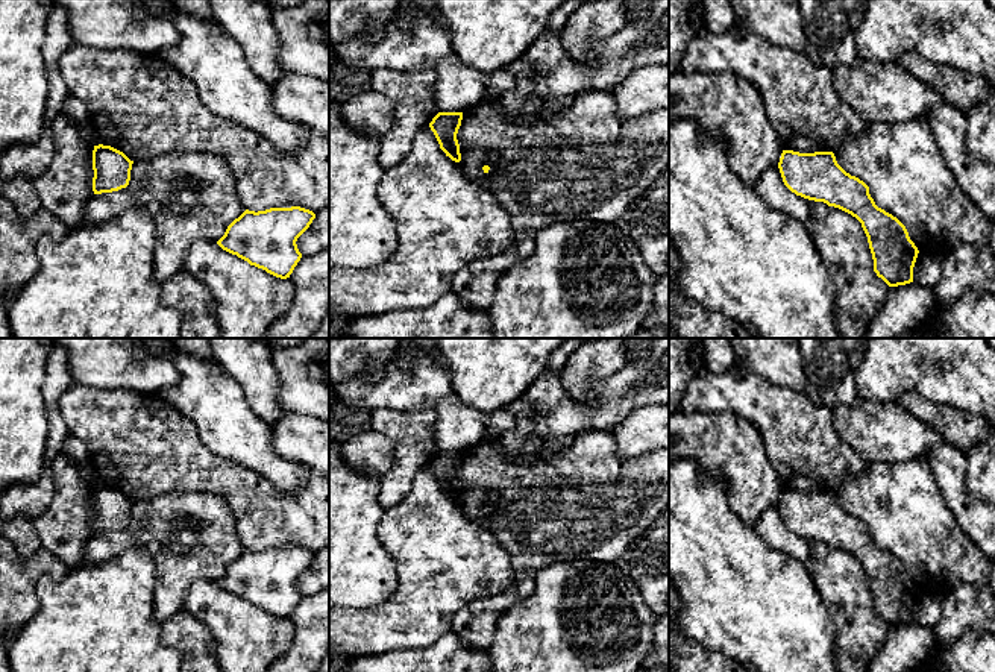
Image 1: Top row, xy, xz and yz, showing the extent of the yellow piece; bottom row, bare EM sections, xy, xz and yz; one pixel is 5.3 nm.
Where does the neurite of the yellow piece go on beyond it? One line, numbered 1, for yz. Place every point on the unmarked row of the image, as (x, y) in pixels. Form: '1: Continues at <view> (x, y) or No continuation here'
1: No continuation here

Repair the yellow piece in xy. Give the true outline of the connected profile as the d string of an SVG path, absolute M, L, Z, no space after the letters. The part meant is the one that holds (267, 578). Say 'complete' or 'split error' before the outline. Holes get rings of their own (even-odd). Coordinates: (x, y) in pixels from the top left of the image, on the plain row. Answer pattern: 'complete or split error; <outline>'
complete; M300 546L258 552L246 549L217 584L250 605L287 619L302 598L296 581L314 558L312 551Z

